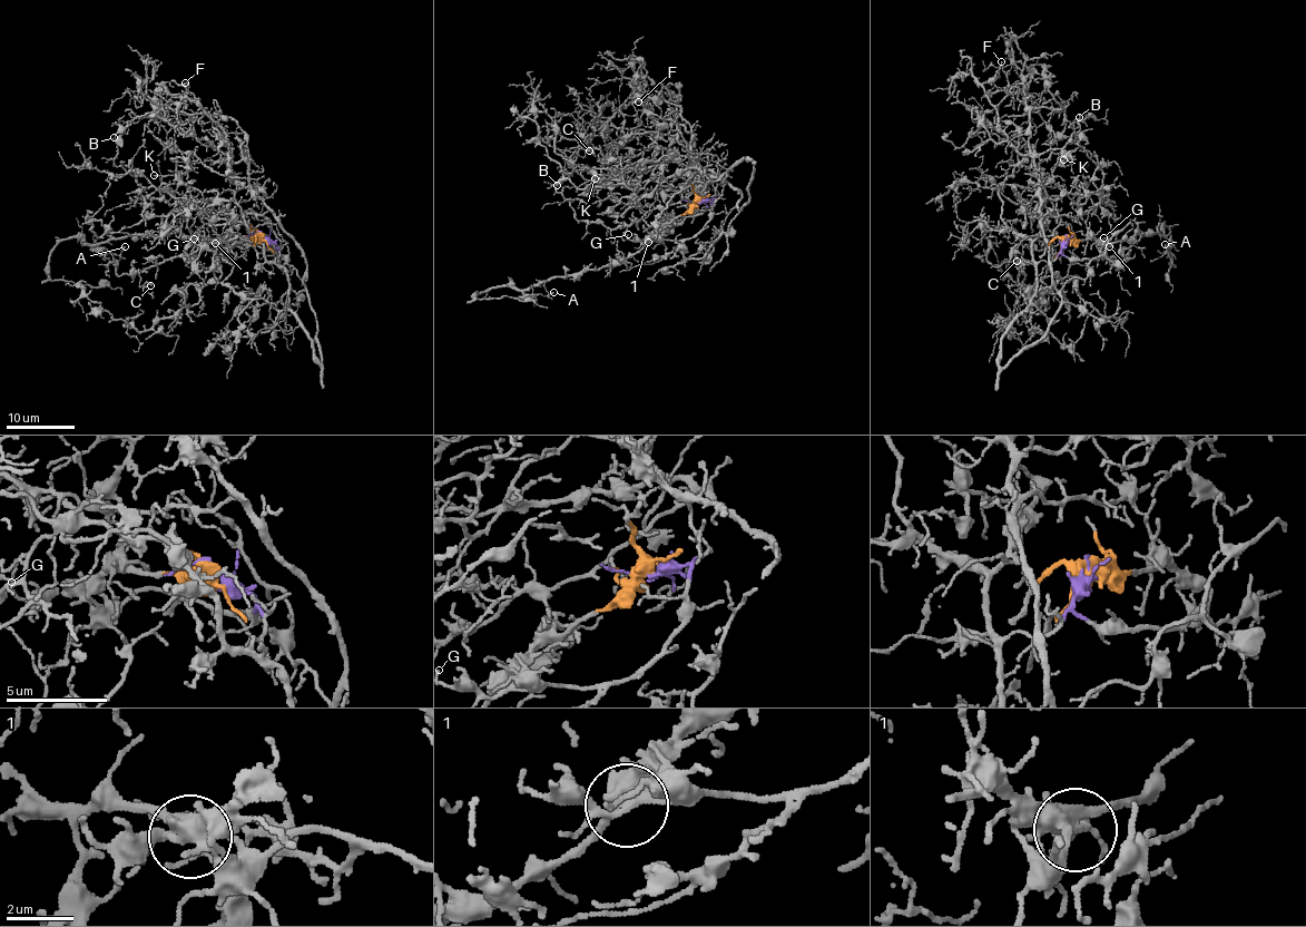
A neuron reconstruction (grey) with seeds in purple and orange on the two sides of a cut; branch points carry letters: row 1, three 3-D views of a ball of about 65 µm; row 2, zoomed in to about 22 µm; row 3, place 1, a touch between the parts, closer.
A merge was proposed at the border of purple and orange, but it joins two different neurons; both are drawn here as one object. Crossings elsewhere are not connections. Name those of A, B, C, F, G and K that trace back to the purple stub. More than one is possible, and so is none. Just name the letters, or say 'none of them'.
B, C, F, G, K

